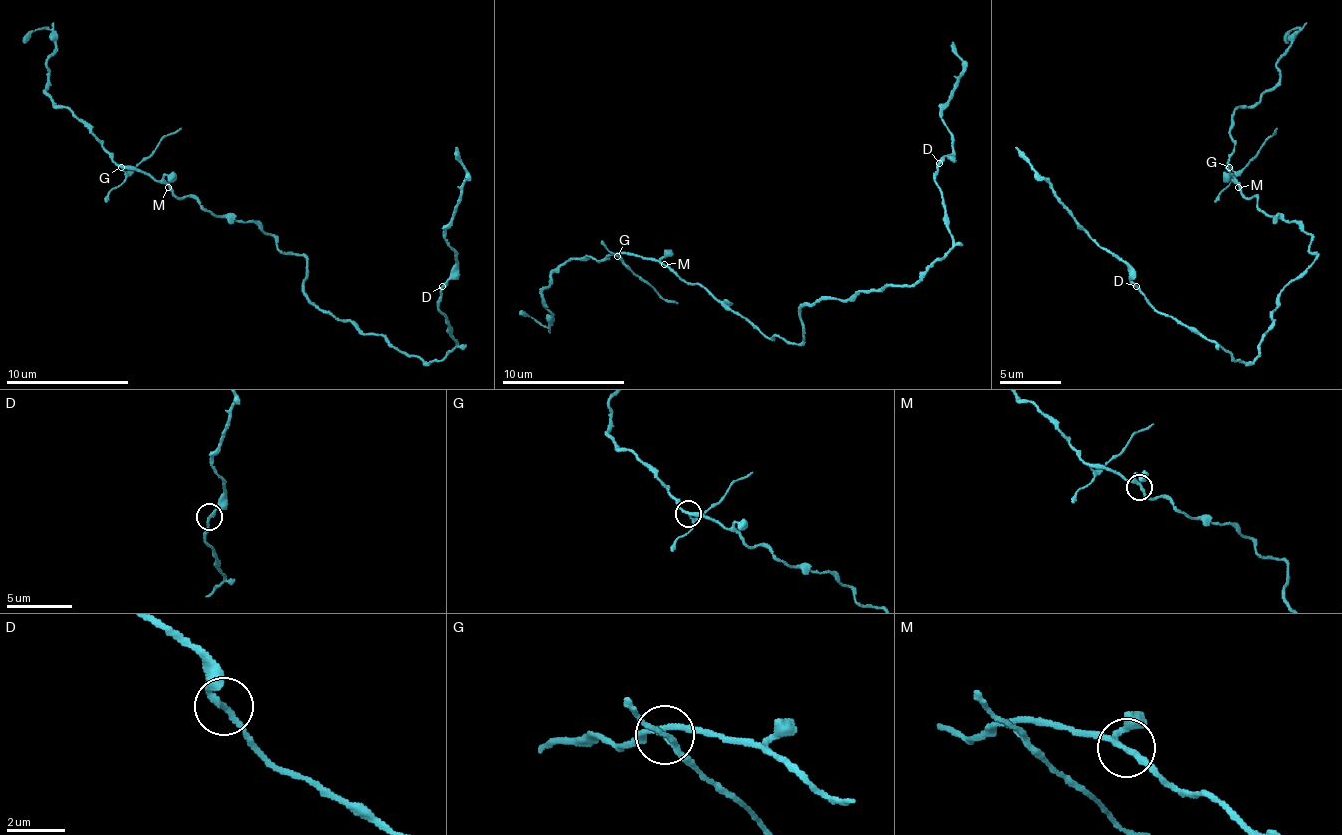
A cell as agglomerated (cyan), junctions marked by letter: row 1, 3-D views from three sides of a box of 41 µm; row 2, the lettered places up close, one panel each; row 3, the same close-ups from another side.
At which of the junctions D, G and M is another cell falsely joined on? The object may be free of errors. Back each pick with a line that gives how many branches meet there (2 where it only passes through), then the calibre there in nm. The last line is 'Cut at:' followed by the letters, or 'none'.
G: 4 | 190 nm
Cut at: G

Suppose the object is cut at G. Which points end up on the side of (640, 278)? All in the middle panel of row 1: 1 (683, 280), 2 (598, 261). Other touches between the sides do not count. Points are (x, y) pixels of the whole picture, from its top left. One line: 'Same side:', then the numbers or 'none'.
Same side: none

